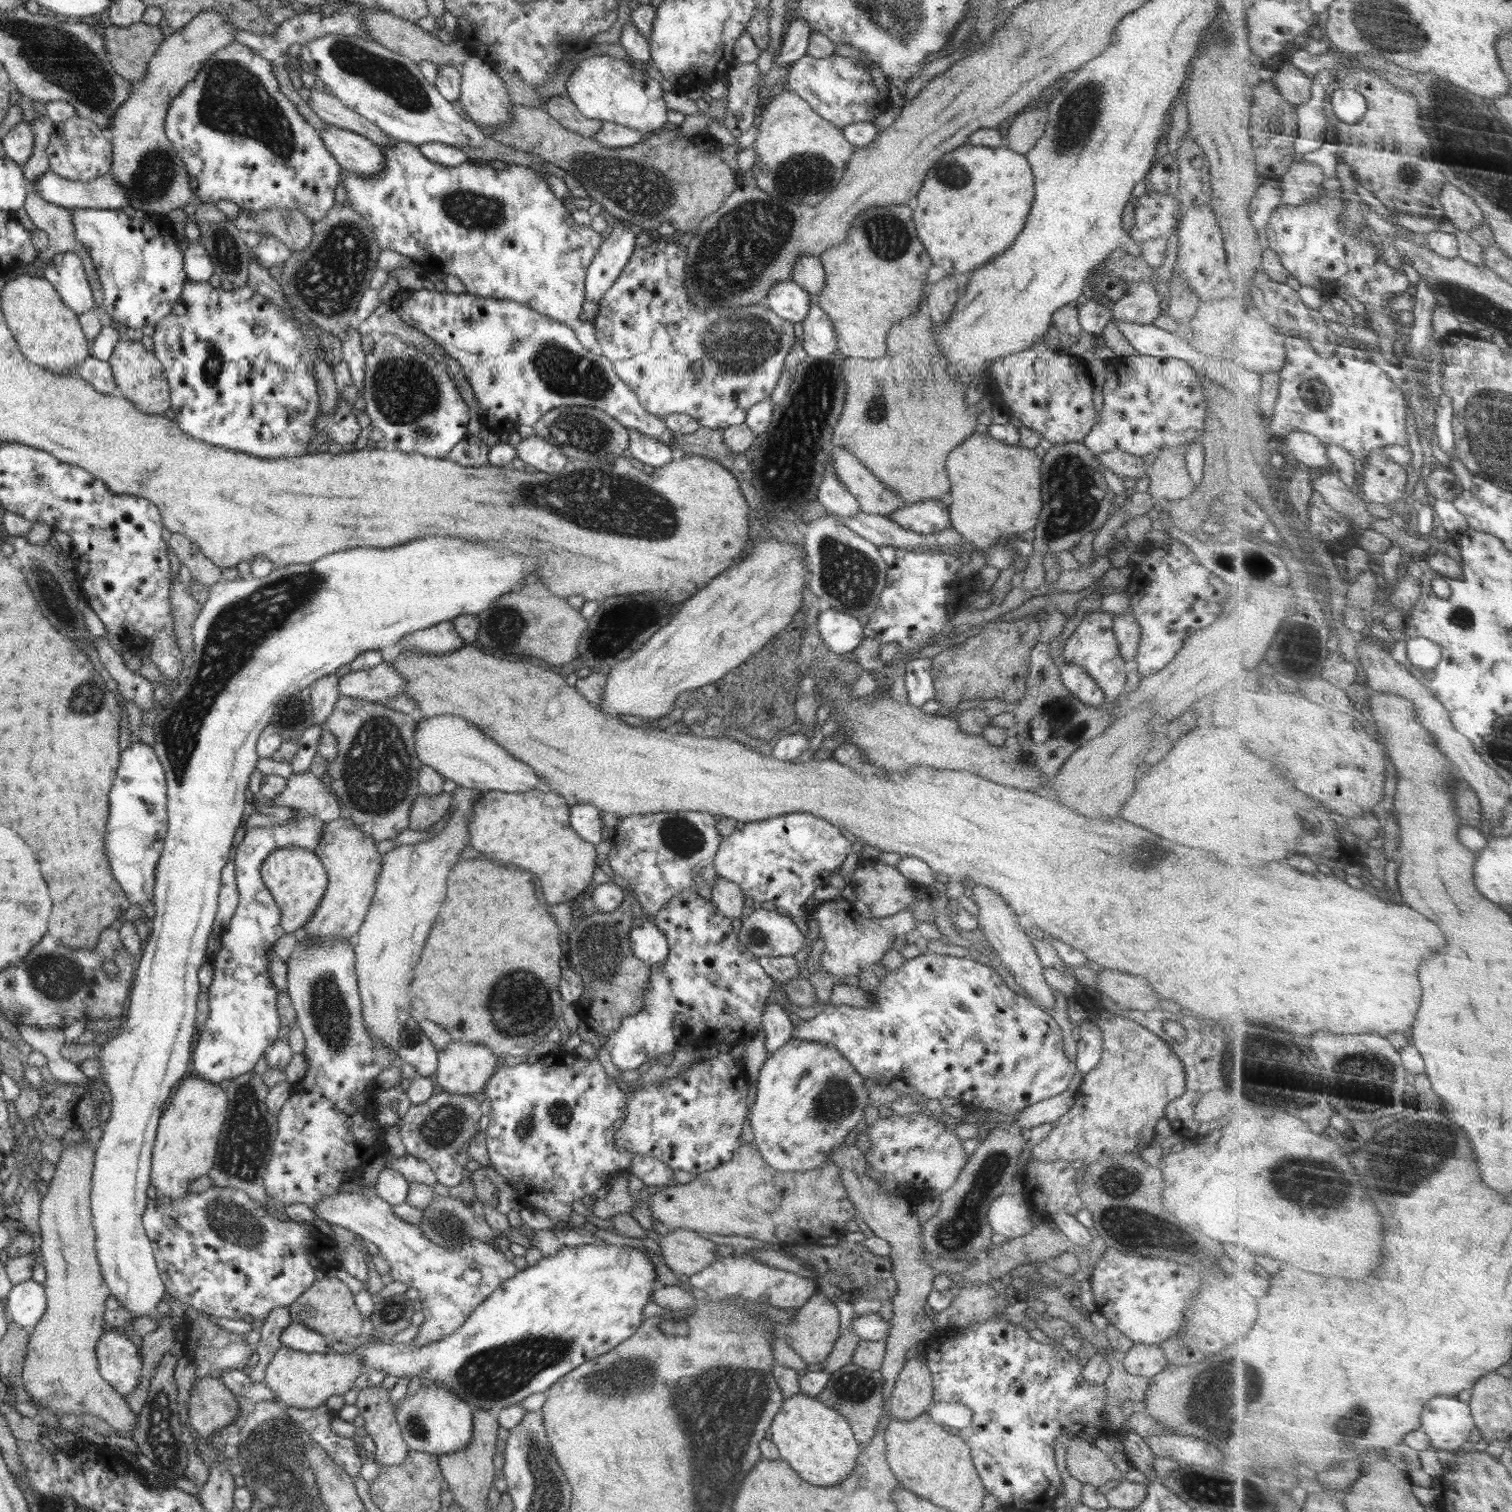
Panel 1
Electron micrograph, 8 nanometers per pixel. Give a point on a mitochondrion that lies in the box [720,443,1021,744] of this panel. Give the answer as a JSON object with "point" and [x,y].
{"point":[851,577]}

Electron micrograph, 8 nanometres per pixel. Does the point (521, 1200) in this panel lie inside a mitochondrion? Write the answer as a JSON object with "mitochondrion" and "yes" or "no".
{"mitochondrion":"no"}

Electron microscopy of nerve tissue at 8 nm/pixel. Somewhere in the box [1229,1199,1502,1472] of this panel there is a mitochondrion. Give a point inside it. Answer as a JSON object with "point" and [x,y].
{"point":[1350,1432]}

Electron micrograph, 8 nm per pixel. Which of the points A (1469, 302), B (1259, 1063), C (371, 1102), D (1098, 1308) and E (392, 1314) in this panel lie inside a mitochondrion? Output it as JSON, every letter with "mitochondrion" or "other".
{"A":"mitochondrion","B":"mitochondrion","C":"other","D":"other","E":"mitochondrion"}

